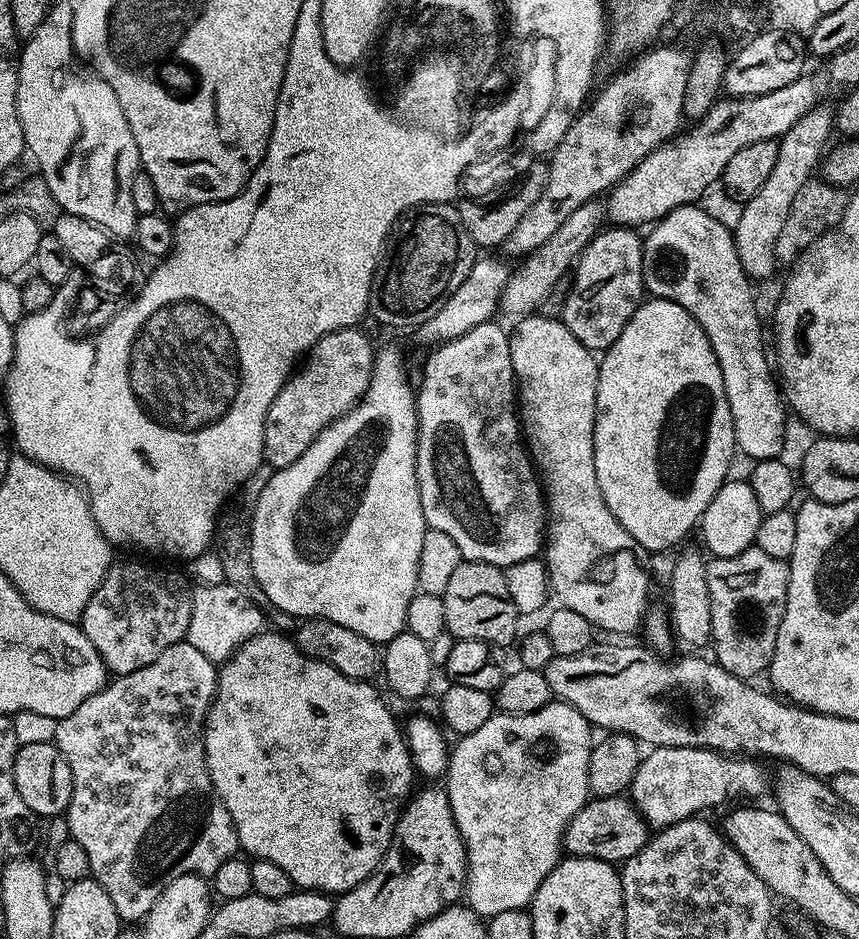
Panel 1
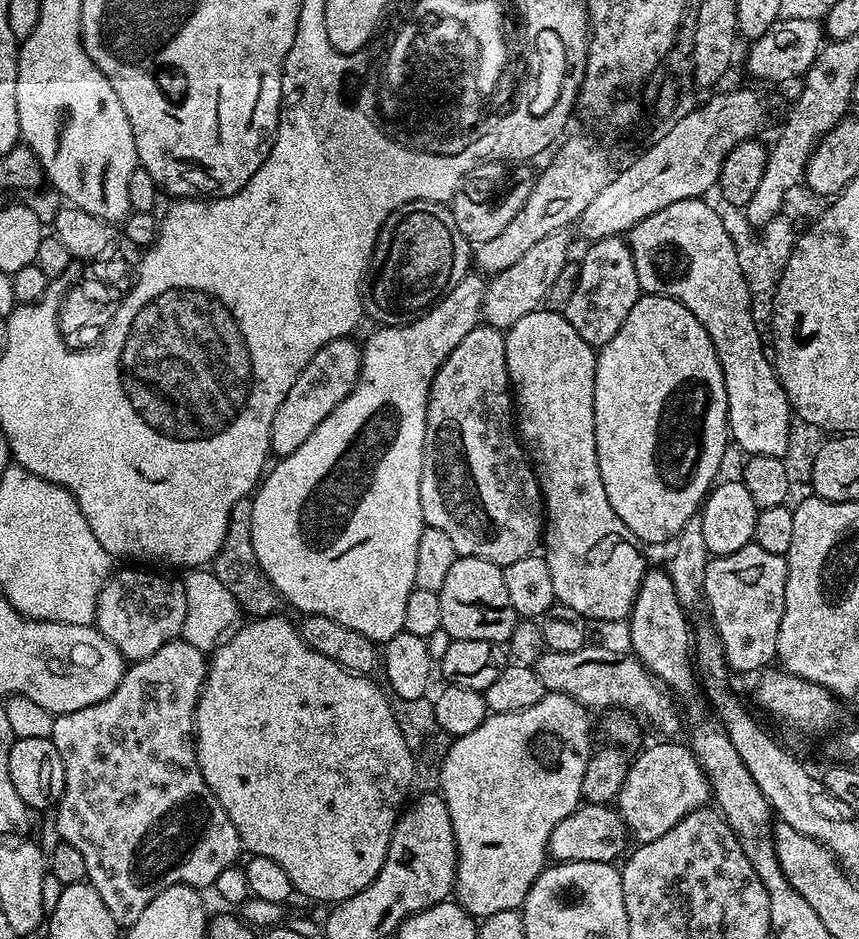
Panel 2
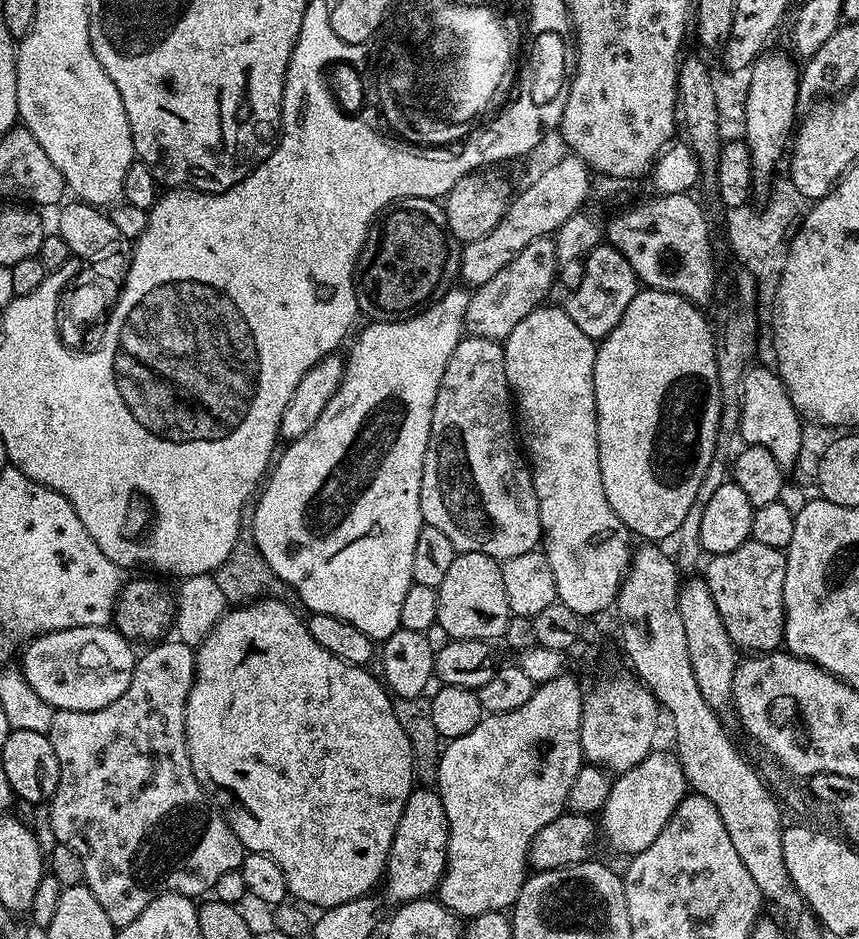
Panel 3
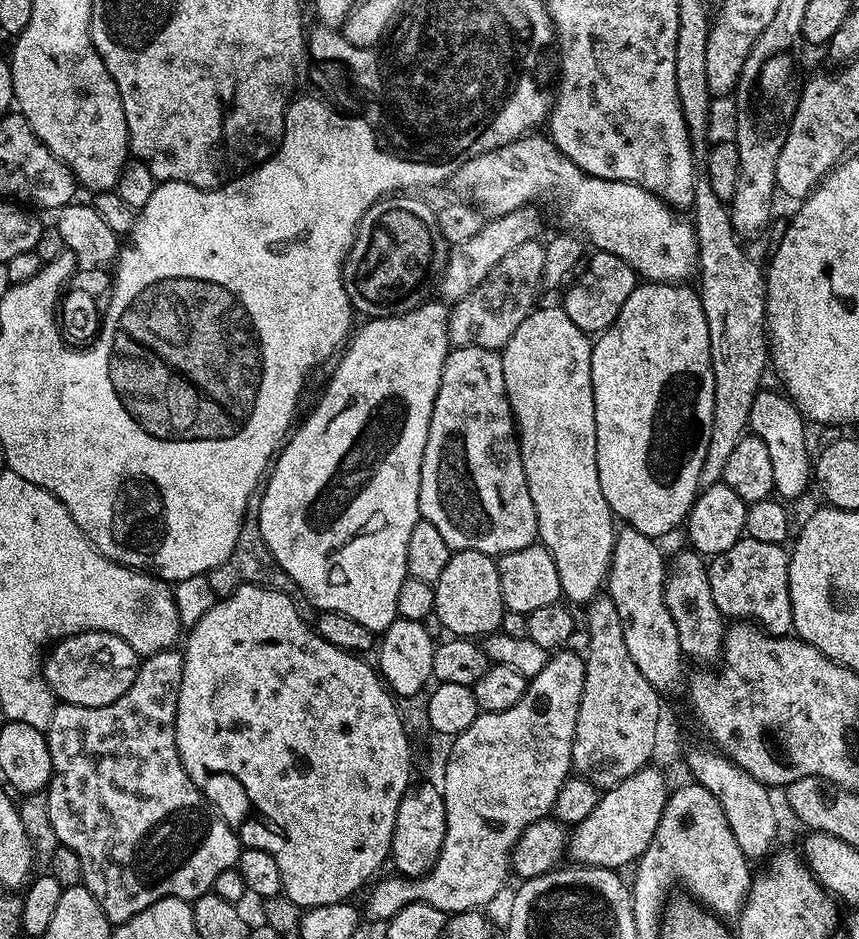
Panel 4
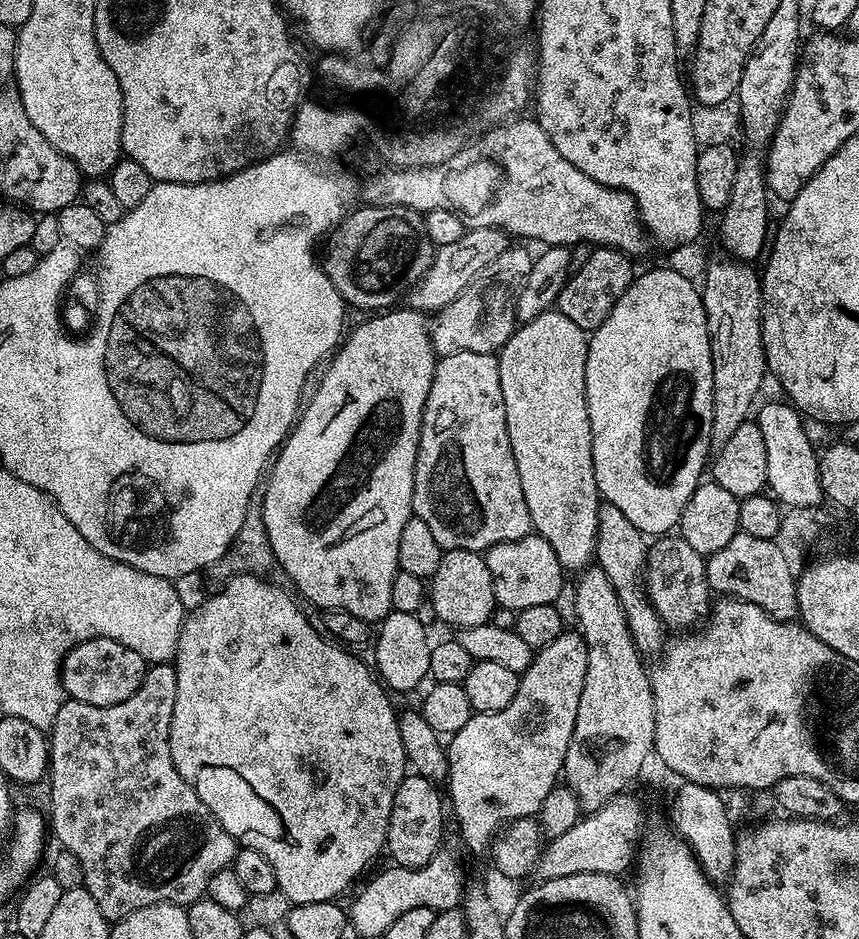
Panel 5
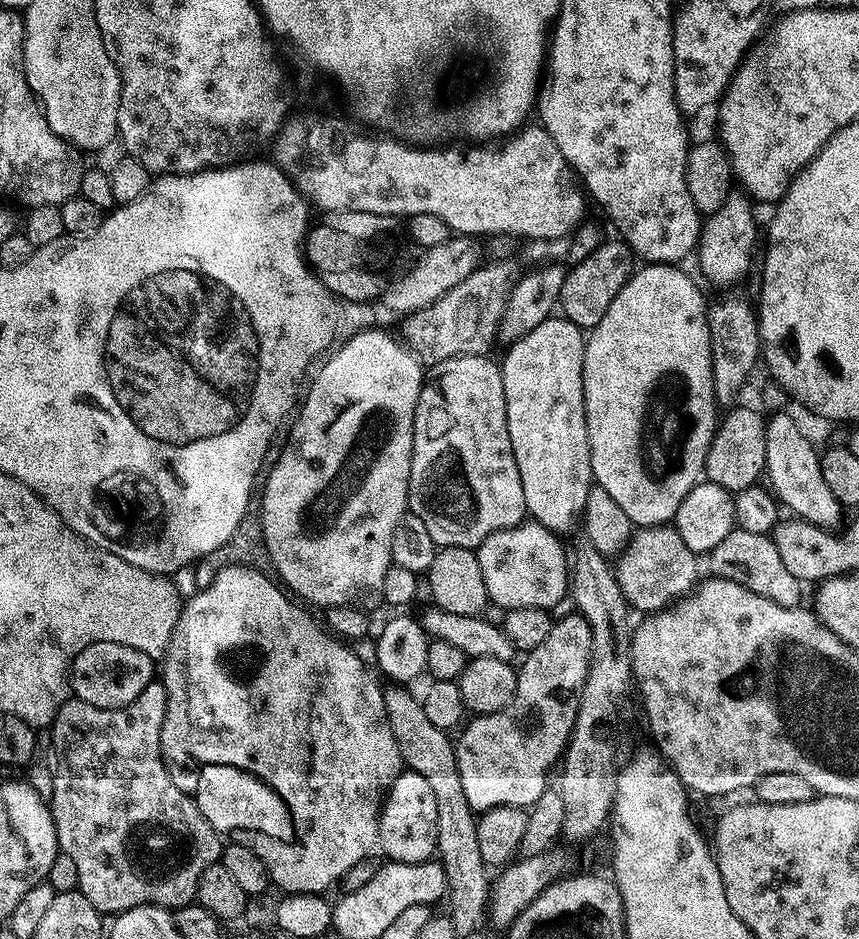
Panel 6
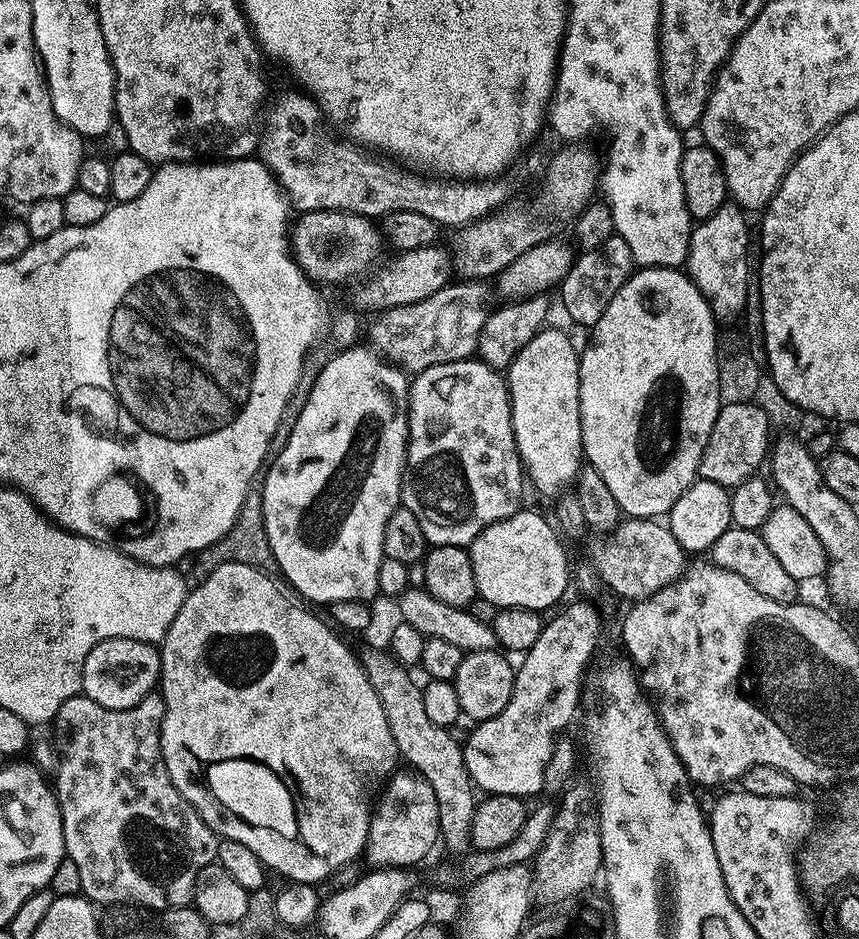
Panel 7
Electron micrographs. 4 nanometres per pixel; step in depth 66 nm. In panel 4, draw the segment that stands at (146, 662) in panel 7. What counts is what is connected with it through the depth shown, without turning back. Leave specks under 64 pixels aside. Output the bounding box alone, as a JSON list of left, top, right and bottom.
[50,632,142,706]

